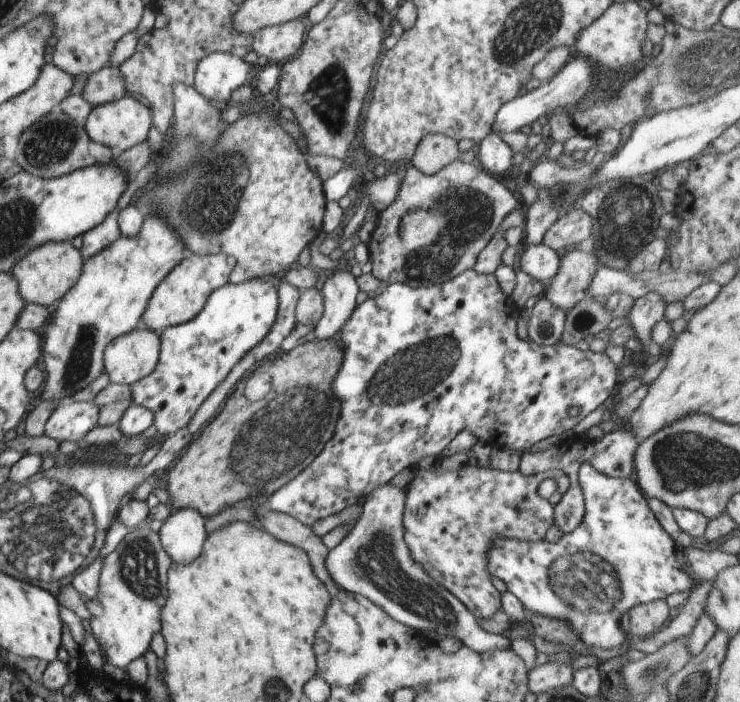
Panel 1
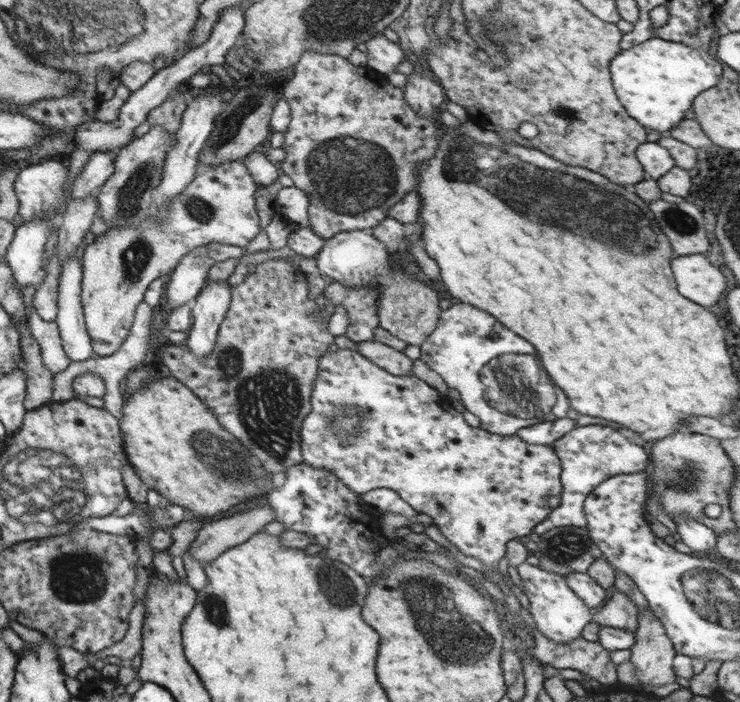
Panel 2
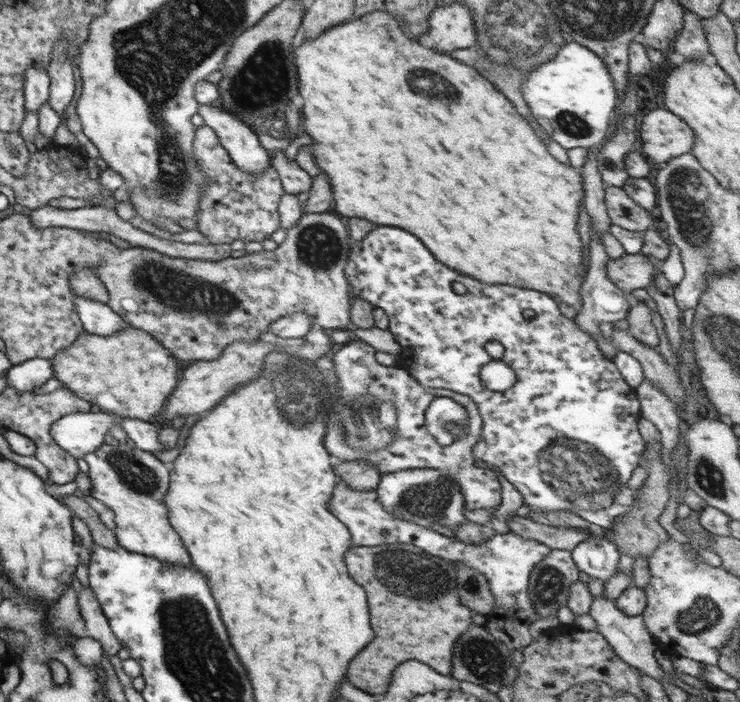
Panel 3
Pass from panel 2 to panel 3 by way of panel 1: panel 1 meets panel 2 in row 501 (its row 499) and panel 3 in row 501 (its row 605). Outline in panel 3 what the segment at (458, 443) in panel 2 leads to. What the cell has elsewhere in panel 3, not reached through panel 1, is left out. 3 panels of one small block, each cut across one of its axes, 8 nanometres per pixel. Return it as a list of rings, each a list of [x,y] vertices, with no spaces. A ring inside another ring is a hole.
[[[362,341],[346,342],[332,360],[338,377],[338,389],[330,400],[329,418],[326,419],[324,448],[334,460],[370,462],[381,475],[402,470],[440,470],[452,478],[464,494],[464,509],[497,507],[501,503],[502,484],[492,470],[474,465],[472,448],[482,436],[482,415],[470,396],[457,392],[442,392],[440,388],[422,387],[401,366],[384,366],[374,357],[373,346]],[[437,396],[454,398],[466,409],[468,430],[466,436],[451,445],[442,446],[425,427],[425,412]]]

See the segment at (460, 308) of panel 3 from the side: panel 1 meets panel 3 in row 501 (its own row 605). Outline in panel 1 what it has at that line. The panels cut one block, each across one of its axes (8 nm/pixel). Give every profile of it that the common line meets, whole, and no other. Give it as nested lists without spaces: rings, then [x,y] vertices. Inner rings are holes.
[[[582,464],[580,486],[584,491],[585,514],[580,526],[561,535],[559,542],[550,544],[547,538],[536,542],[522,542],[509,534],[496,536],[490,546],[488,570],[500,578],[530,612],[568,622],[578,632],[580,642],[596,648],[622,648],[629,646],[626,633],[620,627],[620,618],[638,604],[666,600],[671,594],[691,593],[698,584],[687,574],[687,558],[671,536],[660,525],[648,507],[645,493],[634,477],[612,478],[600,474],[592,464]]]

